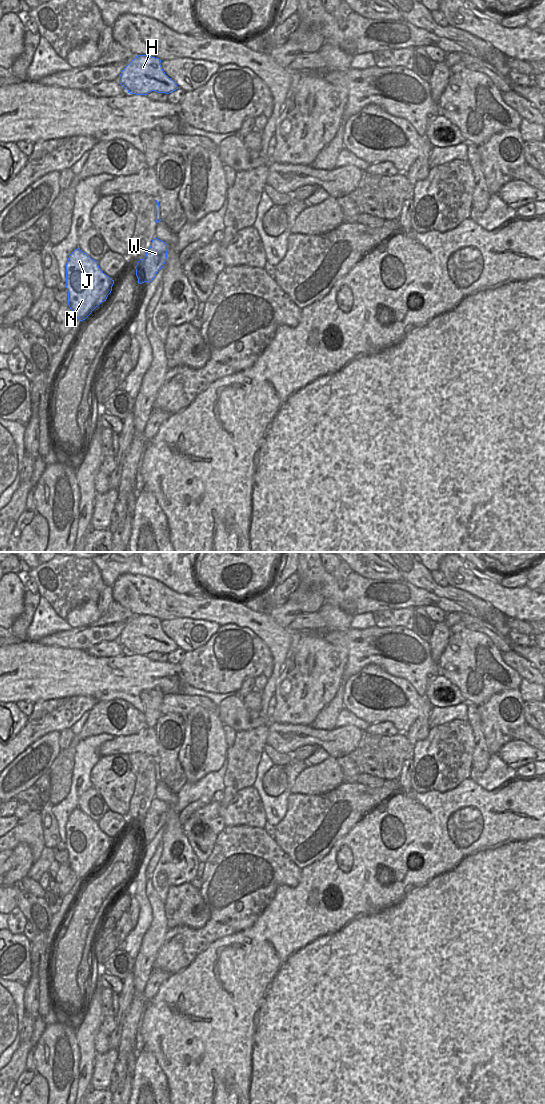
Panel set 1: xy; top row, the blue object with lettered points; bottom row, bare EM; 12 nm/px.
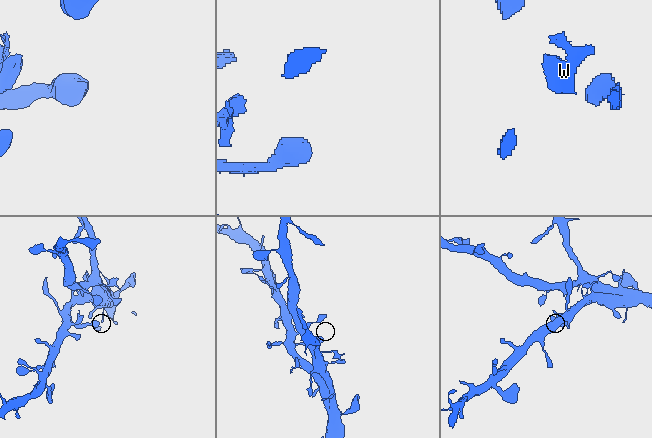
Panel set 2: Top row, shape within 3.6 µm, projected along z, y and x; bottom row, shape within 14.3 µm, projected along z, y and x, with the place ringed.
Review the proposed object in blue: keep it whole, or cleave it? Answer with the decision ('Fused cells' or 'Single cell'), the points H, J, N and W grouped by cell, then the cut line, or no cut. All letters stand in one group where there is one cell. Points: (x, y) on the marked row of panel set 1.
Fused cells. Groups: H J N / W. Split along xy (143, 273), (144, 278), (139, 283)

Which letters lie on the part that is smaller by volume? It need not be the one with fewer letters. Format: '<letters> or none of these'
W

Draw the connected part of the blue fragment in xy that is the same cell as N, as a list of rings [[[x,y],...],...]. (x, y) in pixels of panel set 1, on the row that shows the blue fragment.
[[[80,248],[75,249],[66,263],[68,305],[80,321],[106,301],[114,280],[103,273],[98,262]]]

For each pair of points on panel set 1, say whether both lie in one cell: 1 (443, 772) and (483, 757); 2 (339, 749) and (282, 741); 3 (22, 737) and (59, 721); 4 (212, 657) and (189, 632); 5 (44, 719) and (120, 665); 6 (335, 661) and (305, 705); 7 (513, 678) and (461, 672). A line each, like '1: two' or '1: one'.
1: two
2: one
3: one
4: two
5: two
6: one
7: one

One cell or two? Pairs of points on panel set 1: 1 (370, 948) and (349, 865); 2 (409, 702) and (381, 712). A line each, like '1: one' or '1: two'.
1: one
2: one

